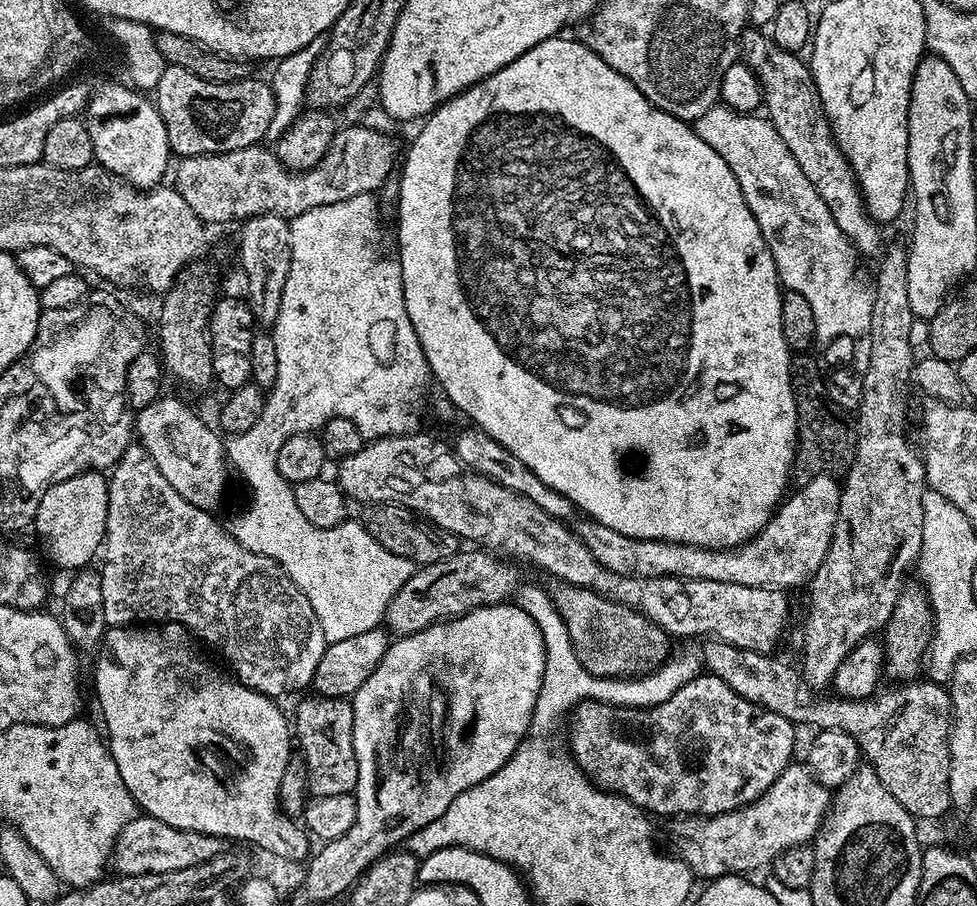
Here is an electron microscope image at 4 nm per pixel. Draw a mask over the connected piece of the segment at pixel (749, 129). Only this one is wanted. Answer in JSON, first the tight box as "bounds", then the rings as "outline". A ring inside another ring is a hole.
{"bounds":[694,102,872,345],"outline":[[[718,102],[694,122],[694,127],[698,138],[702,138],[702,142],[706,142],[706,146],[710,146],[710,150],[717,152],[722,162],[734,170],[734,178],[738,178],[746,206],[754,214],[758,230],[762,230],[762,238],[766,238],[781,285],[789,292],[802,294],[806,302],[810,302],[810,310],[814,310],[817,341],[826,345],[836,336],[863,337],[870,326],[872,292],[864,289],[863,282],[856,277],[848,240],[842,230],[838,230],[826,202],[818,198],[818,190],[810,186],[806,174],[802,174],[798,162],[794,162],[794,154],[786,150],[786,142],[778,138],[778,130],[774,130],[772,121],[760,114],[735,112]]]}

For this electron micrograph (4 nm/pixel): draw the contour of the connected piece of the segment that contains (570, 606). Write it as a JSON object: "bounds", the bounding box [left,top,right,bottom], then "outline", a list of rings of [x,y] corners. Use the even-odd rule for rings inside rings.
{"bounds":[550,582,666,678],"outline":[[[563,582],[555,586],[557,588],[551,589],[550,592],[552,601],[566,622],[578,658],[584,668],[595,676],[624,678],[643,669],[644,660],[648,666],[656,666],[665,659],[666,634],[657,624],[652,624],[646,617],[640,615],[636,609],[615,604],[613,600],[599,596],[589,588],[579,588]]]}

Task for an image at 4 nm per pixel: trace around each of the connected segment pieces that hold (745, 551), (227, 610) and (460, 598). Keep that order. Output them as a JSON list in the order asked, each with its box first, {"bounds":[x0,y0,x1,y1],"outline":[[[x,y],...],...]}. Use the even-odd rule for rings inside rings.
[{"bounds":[578,474,842,590],"outline":[[[832,474],[805,479],[804,485],[781,503],[766,526],[737,548],[699,548],[652,538],[630,538],[626,534],[618,534],[618,530],[610,530],[610,526],[602,526],[597,520],[587,518],[581,519],[578,535],[596,561],[606,566],[606,570],[614,570],[614,574],[638,578],[673,576],[706,582],[734,582],[738,586],[755,588],[793,590],[799,584],[807,585],[811,581],[818,566],[822,566],[822,558],[826,558],[826,550],[830,550],[834,526],[838,523],[842,491],[841,481],[836,479]]]},{"bounds":[99,443,326,698],"outline":[[[129,443],[128,449],[120,455],[120,461],[111,469],[107,477],[109,488],[109,514],[106,516],[105,538],[102,547],[104,556],[104,568],[99,569],[102,582],[102,610],[104,622],[108,626],[132,626],[137,622],[171,622],[179,624],[181,628],[192,633],[197,641],[209,644],[217,648],[224,655],[224,660],[233,668],[235,679],[245,684],[247,688],[253,688],[255,692],[261,692],[264,696],[281,698],[287,692],[296,692],[299,688],[307,689],[314,678],[314,670],[318,670],[318,662],[324,657],[326,641],[322,634],[322,626],[318,614],[310,606],[306,594],[298,590],[298,586],[284,573],[284,568],[277,560],[271,560],[268,556],[255,556],[246,551],[231,534],[212,517],[211,511],[194,506],[158,470],[158,466],[150,458],[150,454],[139,443]]]},{"bounds":[387,550,518,637],"outline":[[[457,550],[450,558],[417,567],[406,586],[402,586],[388,604],[387,631],[397,637],[409,636],[431,624],[453,620],[476,608],[505,603],[518,588],[515,570],[503,564],[499,560],[501,557],[491,551],[472,551],[476,552]]]}]

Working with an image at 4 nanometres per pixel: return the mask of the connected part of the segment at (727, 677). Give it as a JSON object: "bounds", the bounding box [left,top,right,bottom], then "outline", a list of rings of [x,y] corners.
{"bounds":[703,638,833,730],"outline":[[[715,638],[705,639],[703,644],[703,667],[711,675],[722,678],[722,682],[726,682],[726,686],[730,686],[730,690],[734,690],[734,694],[738,694],[774,714],[782,714],[792,721],[793,725],[813,724],[813,729],[816,730],[833,727],[833,697],[828,694],[813,695],[807,687],[802,686],[802,676],[797,669],[795,672],[790,665],[783,664],[780,660],[775,660],[775,655],[746,650],[745,648],[734,646],[730,642],[722,642]]]}

